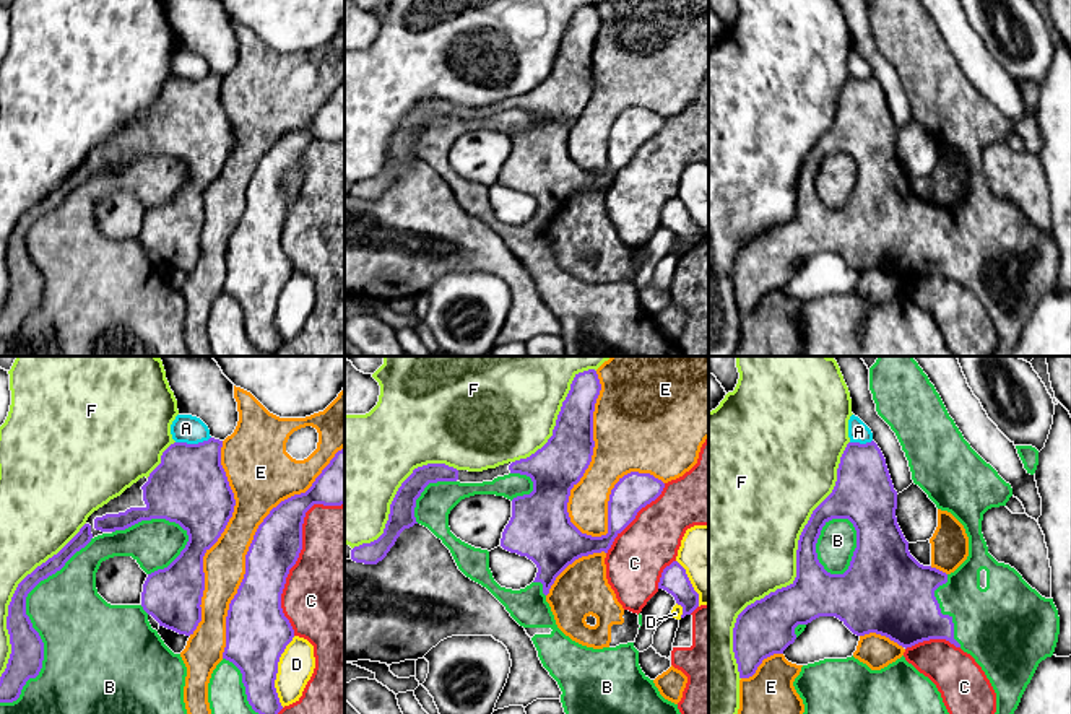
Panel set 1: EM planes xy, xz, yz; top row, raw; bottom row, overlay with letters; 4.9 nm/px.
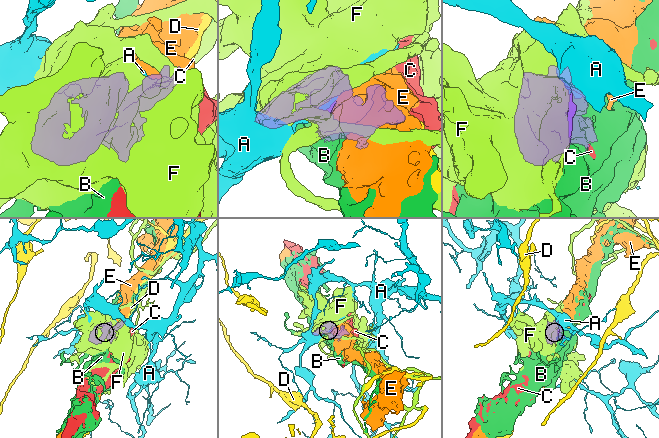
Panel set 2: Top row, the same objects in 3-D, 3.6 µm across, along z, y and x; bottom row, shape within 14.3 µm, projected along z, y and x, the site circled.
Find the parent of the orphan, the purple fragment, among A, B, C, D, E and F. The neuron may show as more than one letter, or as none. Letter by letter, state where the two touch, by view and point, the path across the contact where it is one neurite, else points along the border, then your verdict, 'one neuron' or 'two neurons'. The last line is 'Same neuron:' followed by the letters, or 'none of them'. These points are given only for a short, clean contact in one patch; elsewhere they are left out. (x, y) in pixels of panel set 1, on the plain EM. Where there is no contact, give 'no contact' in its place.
A: contact xy (192, 80); two neurons
B: contact xy (31, 259); one neuron
C: contact xy (298, 191); two neurons
D: contact xy (277, 308); two neurons
E: contact xz (590, 96); two neurons
F: contact yz (797, 205); two neurons
Same neuron: B

